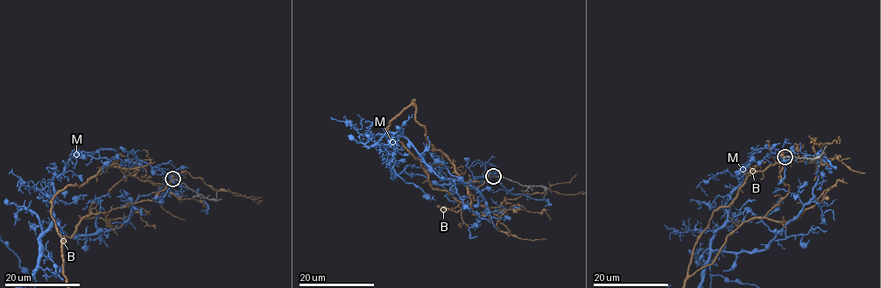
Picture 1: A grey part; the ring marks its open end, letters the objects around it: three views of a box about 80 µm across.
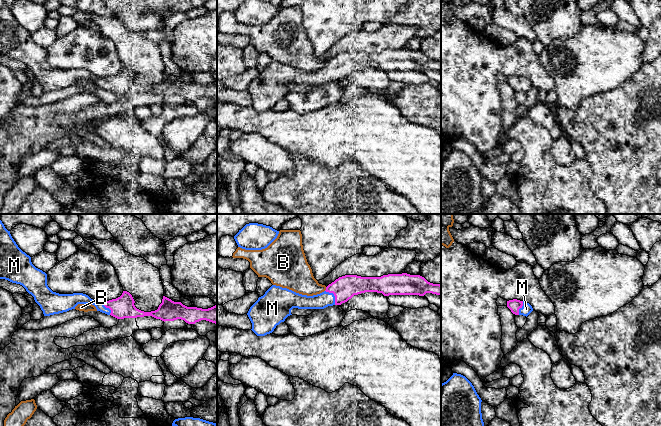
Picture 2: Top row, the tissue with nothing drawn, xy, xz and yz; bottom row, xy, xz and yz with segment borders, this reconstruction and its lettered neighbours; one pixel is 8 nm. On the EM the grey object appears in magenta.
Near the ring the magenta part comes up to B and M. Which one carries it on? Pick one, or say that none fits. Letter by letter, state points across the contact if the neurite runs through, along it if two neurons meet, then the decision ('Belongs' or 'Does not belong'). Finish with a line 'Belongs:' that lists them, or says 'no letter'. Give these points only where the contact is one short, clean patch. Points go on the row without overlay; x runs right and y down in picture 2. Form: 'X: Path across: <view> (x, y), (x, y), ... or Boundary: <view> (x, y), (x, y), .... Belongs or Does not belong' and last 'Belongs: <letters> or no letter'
B: Boundary: xz (326, 63), (324, 66). Does not belong
M: Path across: xz (344, 64), (334, 71), (320, 77). Belongs
Belongs: M

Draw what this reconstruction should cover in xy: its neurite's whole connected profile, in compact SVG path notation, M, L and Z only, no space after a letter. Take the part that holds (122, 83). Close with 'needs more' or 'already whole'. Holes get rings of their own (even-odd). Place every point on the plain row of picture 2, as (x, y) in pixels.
M0 0L0 55L22 61L34 73L44 92L67 88L78 80L92 80L97 87L117 95L152 92L164 98L181 95L188 100L201 96L217 100L216 81L208 85L187 83L163 72L157 86L144 88L135 83L135 77L127 67L109 77L95 77L83 69L53 68L47 61L47 50L32 40L31 33L18 23L4 0Z; needs more

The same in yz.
M517 75L507 77L507 83L513 90L526 93L533 87L533 84L529 79Z; needs more

